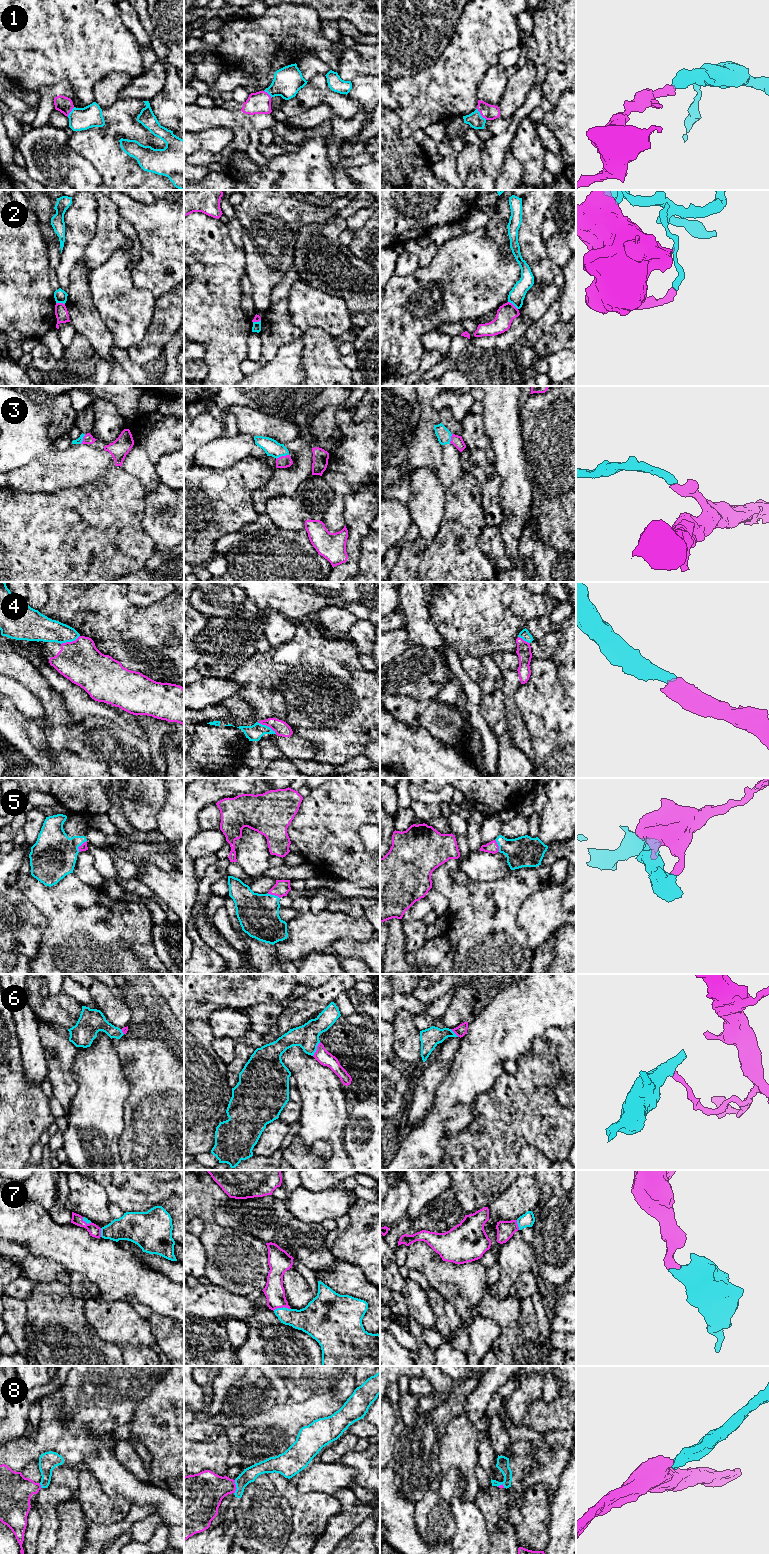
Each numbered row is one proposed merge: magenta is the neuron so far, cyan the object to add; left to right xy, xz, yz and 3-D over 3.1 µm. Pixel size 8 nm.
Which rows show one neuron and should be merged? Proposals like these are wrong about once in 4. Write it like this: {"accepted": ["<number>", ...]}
{"accepted": ["1", "3", "4", "5", "7"]}

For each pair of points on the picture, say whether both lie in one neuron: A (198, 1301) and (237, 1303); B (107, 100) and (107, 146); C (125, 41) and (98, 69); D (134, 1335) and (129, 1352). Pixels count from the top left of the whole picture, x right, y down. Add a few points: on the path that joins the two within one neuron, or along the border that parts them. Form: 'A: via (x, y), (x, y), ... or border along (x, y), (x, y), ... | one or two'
A: via (208, 1301), (227, 1303) | one
B: border along (118, 98), (102, 109) | two
C: via (118, 48), (103, 62) | one
D: border along (150, 1346), (123, 1346), (121, 1348) | two

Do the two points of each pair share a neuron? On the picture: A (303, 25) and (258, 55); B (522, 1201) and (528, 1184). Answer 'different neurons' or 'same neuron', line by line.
A: same neuron
B: same neuron

